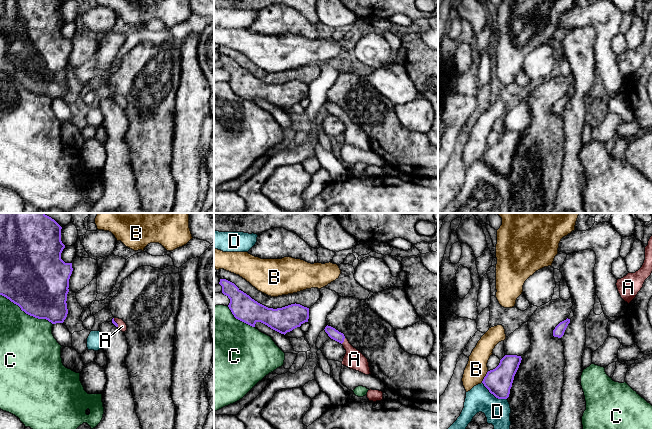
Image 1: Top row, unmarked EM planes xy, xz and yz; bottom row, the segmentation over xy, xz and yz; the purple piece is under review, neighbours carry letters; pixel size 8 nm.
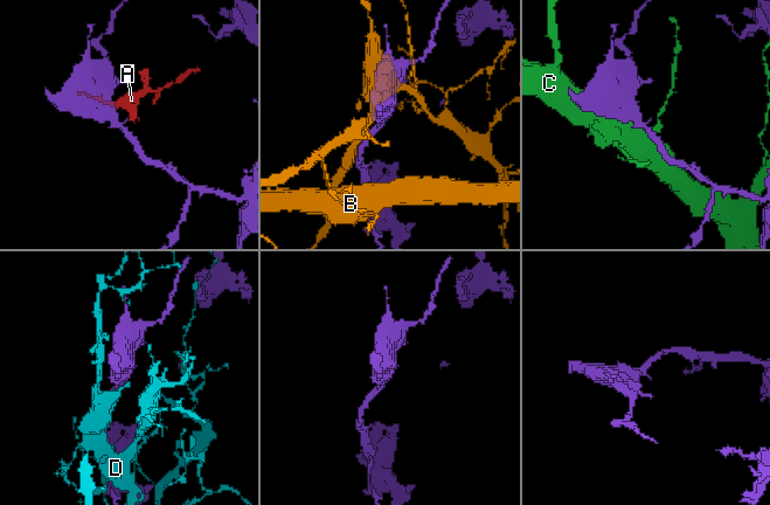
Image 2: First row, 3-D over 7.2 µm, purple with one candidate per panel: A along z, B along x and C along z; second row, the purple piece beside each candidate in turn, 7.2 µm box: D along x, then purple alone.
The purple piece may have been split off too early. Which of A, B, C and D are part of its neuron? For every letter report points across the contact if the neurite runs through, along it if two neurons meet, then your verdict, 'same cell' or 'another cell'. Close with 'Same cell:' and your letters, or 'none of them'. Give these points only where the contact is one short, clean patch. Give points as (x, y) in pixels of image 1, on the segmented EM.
A: way xz (334, 334), (343, 341), (354, 359); same cell
B: another cell
C: another cell
D: another cell
Same cell: A

